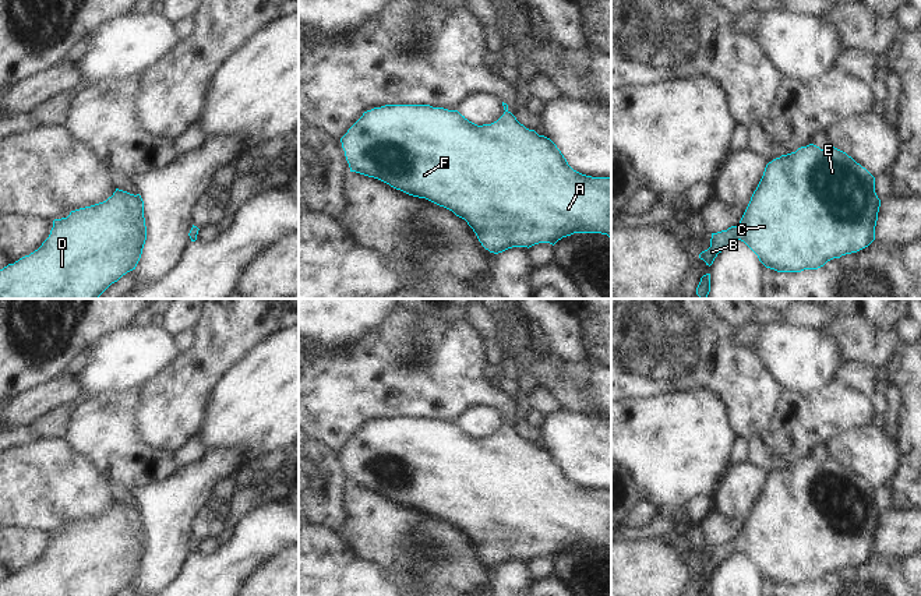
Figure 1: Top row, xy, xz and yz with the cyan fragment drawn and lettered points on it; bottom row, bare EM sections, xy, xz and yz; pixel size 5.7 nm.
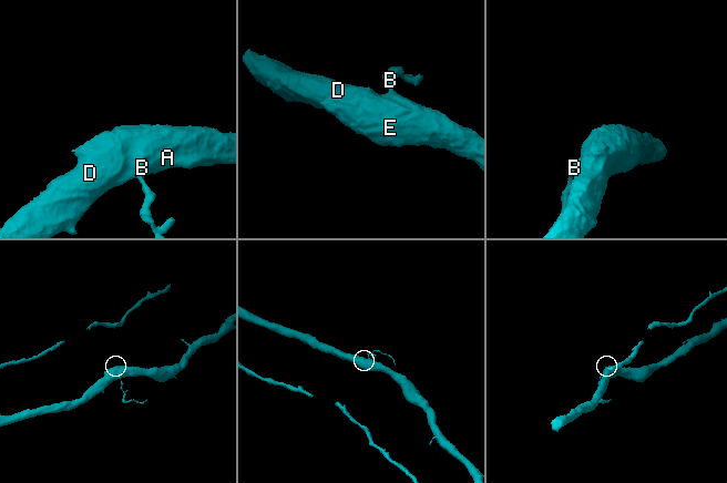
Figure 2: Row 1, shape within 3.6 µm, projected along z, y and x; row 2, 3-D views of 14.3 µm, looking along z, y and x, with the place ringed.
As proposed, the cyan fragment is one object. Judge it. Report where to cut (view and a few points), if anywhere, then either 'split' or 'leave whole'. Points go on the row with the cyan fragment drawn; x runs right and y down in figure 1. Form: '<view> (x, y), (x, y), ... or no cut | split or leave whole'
no cut | leave whole

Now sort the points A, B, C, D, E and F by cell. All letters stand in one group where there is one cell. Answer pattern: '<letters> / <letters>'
A B C D E F

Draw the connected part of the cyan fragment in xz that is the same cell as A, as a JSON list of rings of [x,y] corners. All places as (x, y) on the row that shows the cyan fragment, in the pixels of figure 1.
[[[502,102],[504,114],[491,124],[477,126],[469,121],[458,110],[433,107],[430,105],[385,105],[363,113],[363,116],[340,138],[350,172],[378,179],[391,187],[409,195],[426,198],[440,207],[452,211],[456,216],[465,219],[476,233],[481,246],[490,253],[498,254],[512,247],[532,247],[539,243],[555,244],[562,237],[574,233],[601,233],[611,239],[611,177],[592,177],[574,170],[557,145],[547,137],[539,135],[534,130],[526,128],[508,110]]]

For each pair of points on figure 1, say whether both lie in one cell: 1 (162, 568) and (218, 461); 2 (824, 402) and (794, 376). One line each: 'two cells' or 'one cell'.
1: one cell
2: two cells

